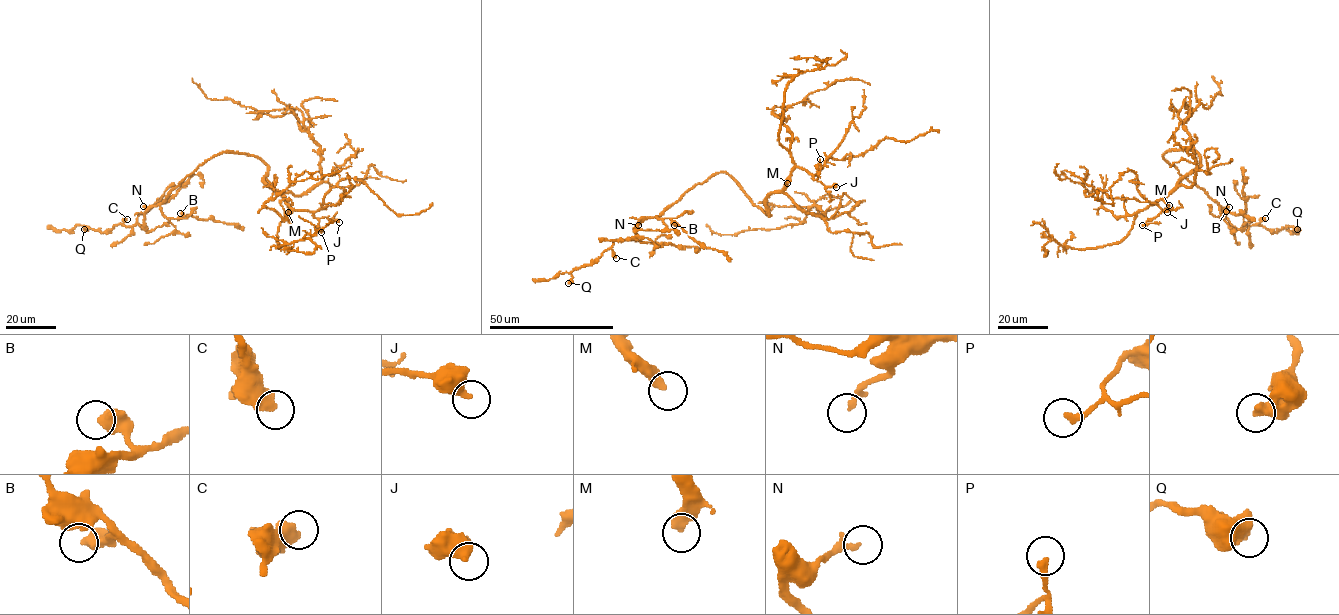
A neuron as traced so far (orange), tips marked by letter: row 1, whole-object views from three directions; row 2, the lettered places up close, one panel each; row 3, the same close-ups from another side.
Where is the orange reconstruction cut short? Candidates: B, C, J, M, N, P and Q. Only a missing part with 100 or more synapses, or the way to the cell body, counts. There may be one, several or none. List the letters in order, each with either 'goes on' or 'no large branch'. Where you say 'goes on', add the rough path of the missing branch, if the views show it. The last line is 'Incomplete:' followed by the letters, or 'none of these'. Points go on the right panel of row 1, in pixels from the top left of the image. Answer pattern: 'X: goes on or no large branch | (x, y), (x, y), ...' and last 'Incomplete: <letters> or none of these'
B: no large branch
C: no large branch
J: no large branch
M: goes on | (1169, 205), (1185, 218), (1186, 231), (1089, 275), (1092, 306), (1087, 312), (1068, 302), (1062, 305)
N: no large branch
P: no large branch
Q: no large branch
Incomplete: M

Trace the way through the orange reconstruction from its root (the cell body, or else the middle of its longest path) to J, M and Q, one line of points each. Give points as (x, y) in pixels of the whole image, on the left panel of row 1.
J: (258, 157), (267, 166), (263, 180), (293, 209), (311, 211), (316, 218), (327, 217), (339, 222)
M: (258, 157), (267, 166), (263, 180), (286, 201), (288, 212)
Q: (258, 157), (223, 151), (205, 160), (147, 210), (145, 230), (121, 224), (105, 232), (84, 229)

